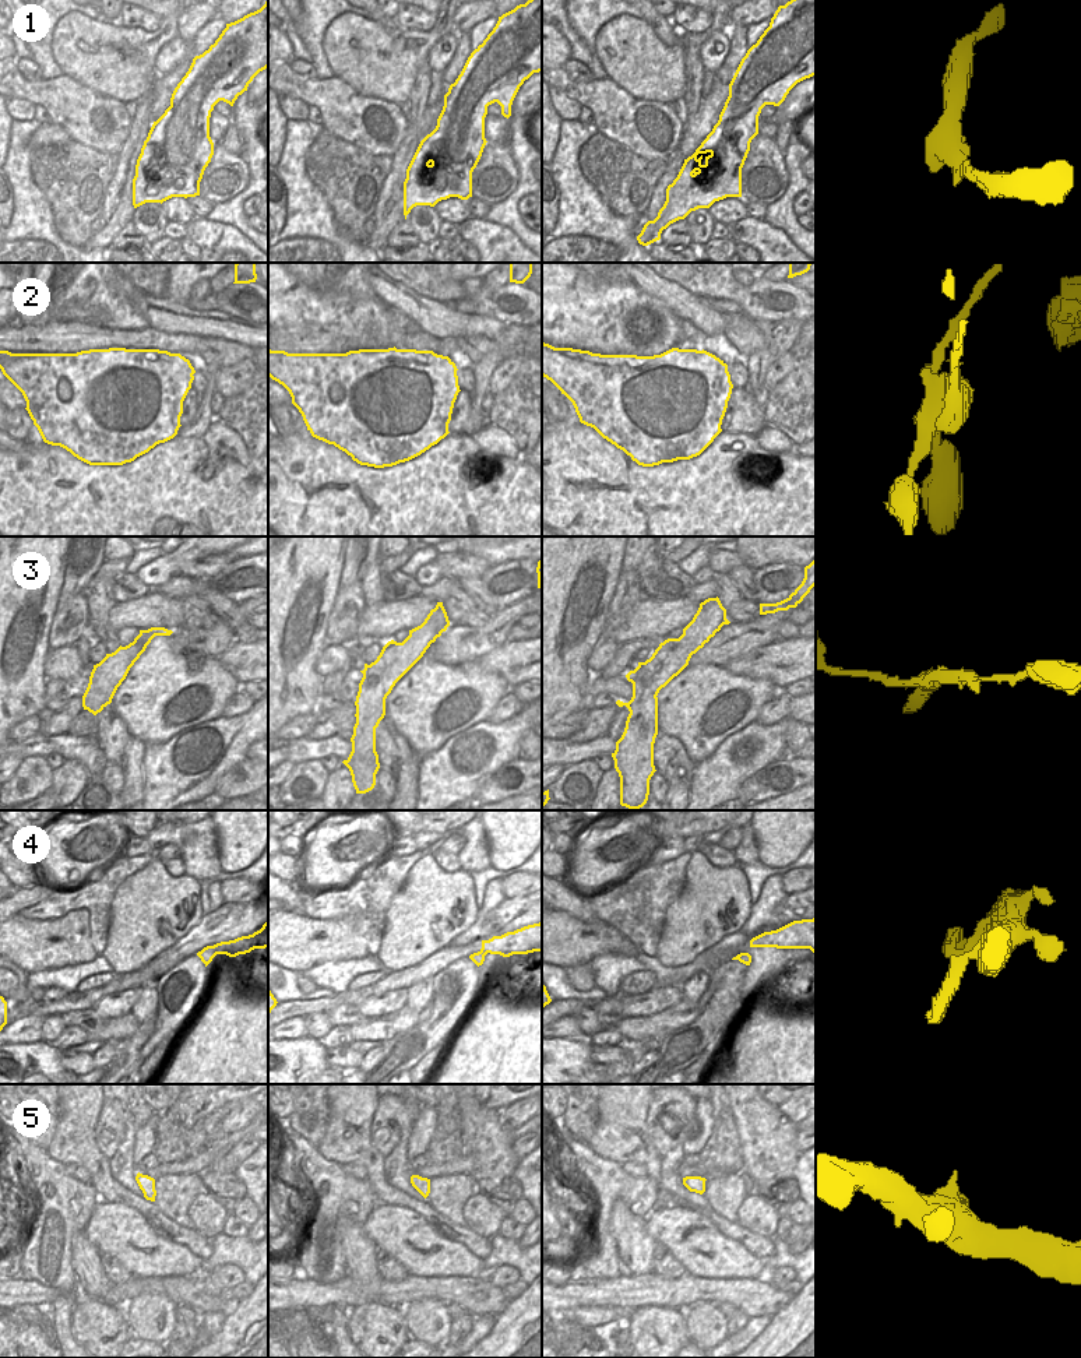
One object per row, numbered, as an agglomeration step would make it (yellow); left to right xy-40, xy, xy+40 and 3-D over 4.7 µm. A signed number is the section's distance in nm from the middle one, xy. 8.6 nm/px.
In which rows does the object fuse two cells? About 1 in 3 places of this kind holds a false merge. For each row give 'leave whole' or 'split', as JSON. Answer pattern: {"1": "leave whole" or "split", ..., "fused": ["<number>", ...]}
{"1": "leave whole", "2": "split", "3": "split", "4": "split", "5": "leave whole", "fused": ["2", "3", "4"]}

